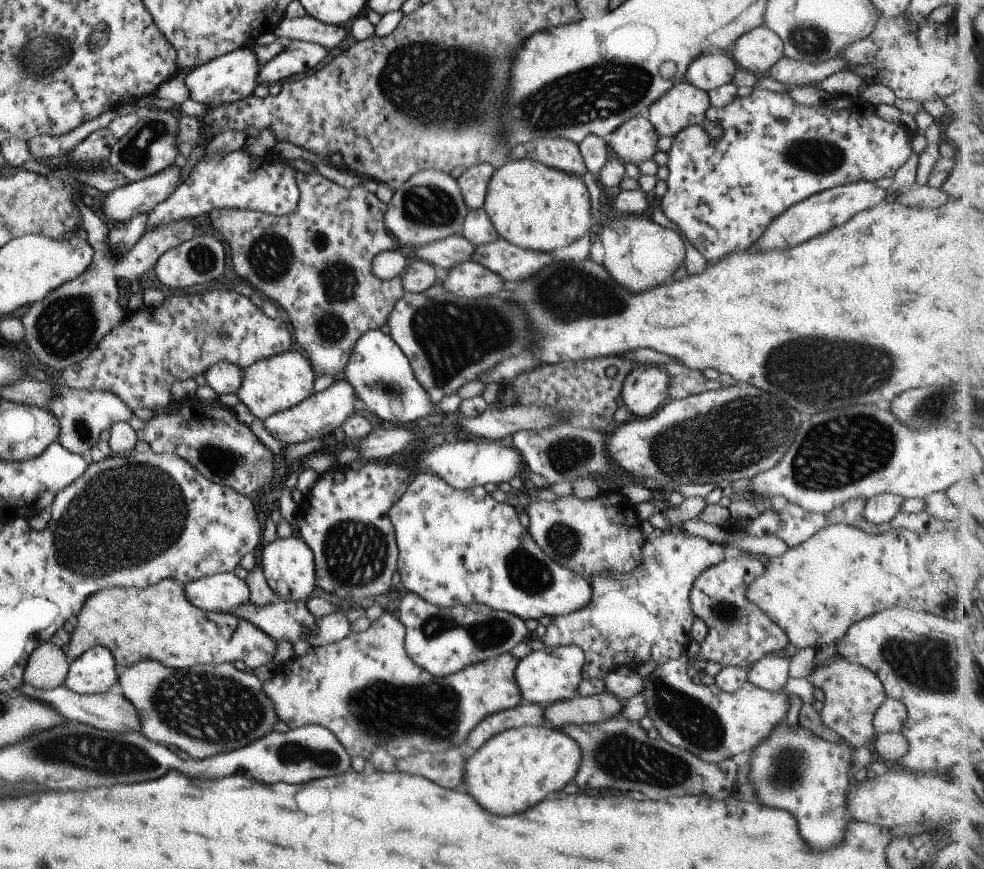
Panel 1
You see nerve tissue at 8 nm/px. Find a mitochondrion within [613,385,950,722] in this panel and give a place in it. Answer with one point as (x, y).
(741, 431)

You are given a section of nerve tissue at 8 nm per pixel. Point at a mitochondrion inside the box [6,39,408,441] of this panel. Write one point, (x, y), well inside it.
(64, 327)

